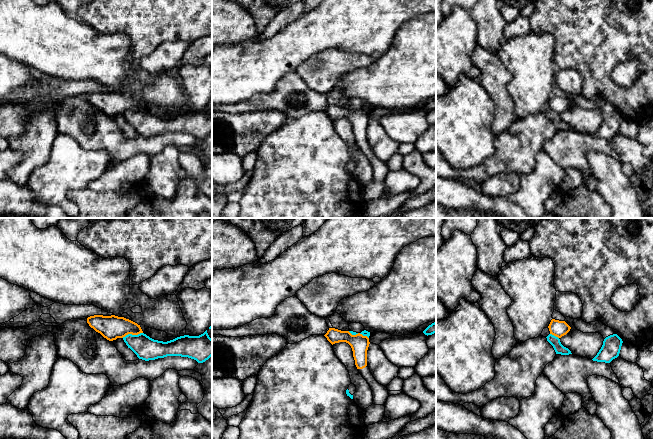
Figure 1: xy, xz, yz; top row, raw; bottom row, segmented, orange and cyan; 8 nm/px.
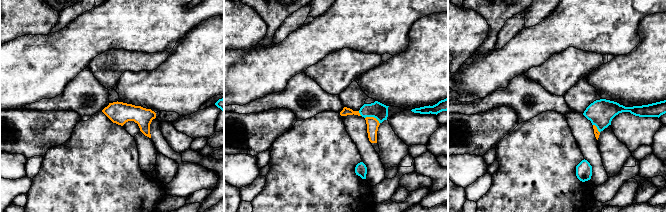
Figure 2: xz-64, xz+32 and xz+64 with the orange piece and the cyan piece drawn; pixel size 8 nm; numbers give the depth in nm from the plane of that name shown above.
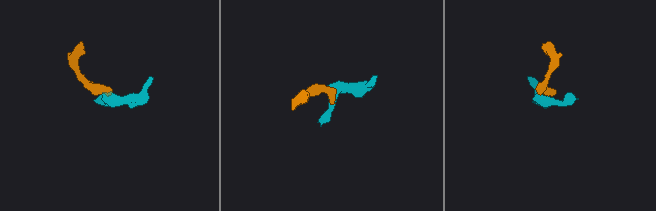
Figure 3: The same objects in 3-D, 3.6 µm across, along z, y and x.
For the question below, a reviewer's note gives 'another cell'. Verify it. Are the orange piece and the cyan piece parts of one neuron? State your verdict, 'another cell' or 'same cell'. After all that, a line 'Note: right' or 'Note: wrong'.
another cell
Note: right

